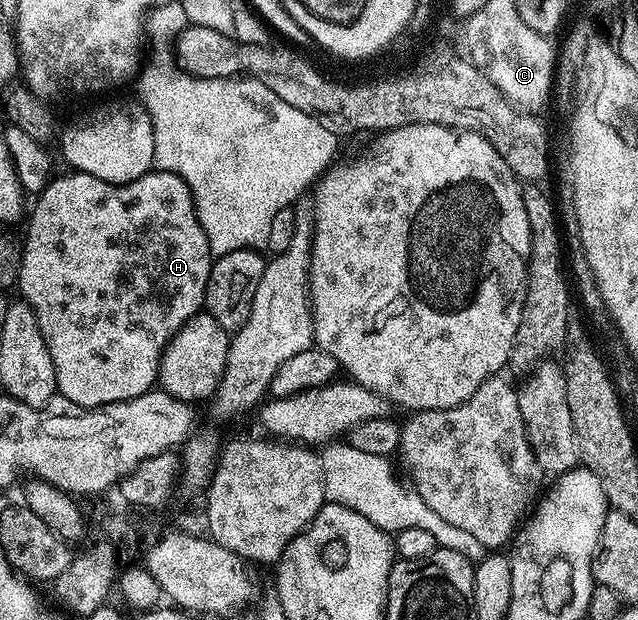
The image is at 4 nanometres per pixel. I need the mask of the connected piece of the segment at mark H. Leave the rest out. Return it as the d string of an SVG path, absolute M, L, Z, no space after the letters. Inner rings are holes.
M68 170L65 176L49 179L47 186L35 197L36 205L31 205L28 220L28 236L23 237L24 253L22 254L22 270L18 292L21 292L23 303L29 304L38 318L38 326L42 330L42 338L50 350L50 358L54 362L56 390L83 408L106 408L130 398L138 398L142 394L153 391L160 378L160 363L164 351L183 324L204 306L206 282L210 278L213 255L210 242L206 238L206 230L198 222L198 214L194 206L194 198L190 186L178 174L153 170L137 180L125 184L111 184L102 178L94 178L85 172Z

